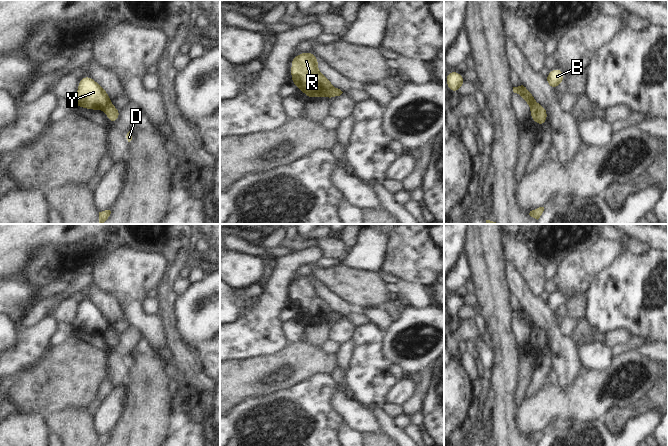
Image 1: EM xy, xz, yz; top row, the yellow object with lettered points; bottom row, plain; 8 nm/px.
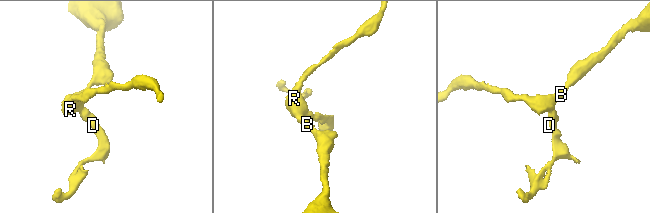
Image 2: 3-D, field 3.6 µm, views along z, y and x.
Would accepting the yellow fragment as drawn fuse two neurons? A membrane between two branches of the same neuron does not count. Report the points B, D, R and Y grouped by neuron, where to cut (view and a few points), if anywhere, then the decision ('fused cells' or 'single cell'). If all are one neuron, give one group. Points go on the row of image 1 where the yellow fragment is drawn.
B R Y / D; cut in xz along (332, 87), (327, 97); fused cells

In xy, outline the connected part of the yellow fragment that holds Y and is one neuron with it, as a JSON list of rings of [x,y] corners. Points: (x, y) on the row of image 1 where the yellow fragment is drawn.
[[[83,76],[79,80],[74,106],[88,110],[106,111],[110,103],[111,98],[109,94],[93,78]]]

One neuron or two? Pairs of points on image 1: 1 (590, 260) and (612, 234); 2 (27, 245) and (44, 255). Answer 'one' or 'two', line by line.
1: two
2: two

